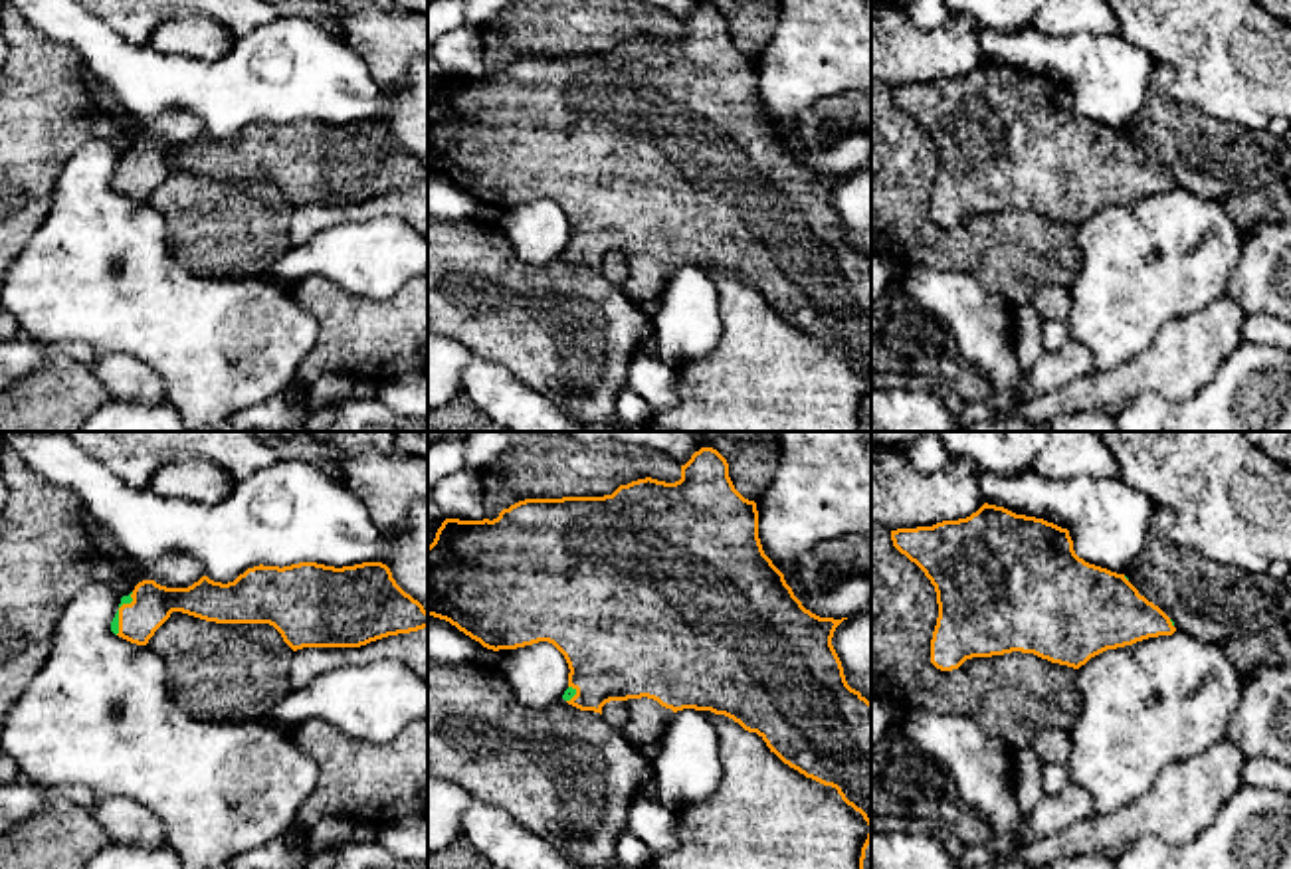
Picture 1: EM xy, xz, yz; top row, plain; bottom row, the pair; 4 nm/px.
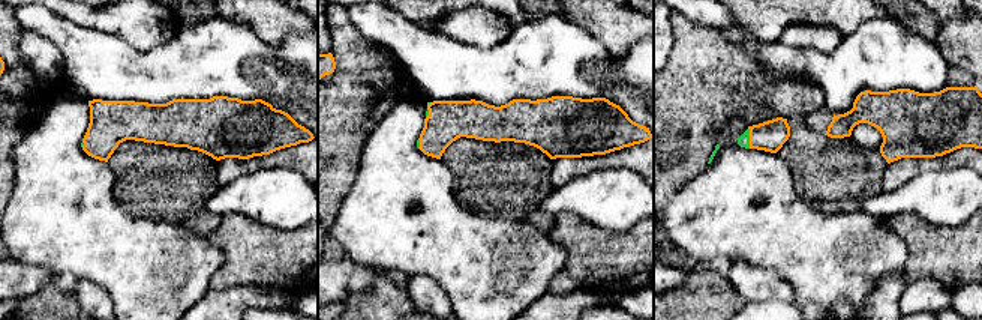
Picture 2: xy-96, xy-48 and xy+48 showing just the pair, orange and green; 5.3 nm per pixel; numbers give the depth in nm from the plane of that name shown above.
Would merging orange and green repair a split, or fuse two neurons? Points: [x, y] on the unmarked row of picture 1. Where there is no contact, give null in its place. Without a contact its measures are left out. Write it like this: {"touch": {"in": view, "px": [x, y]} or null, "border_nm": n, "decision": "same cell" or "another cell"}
{"touch": {"in": "xy", "px": [119, 169]}, "border_nm": 190, "decision": "same cell"}

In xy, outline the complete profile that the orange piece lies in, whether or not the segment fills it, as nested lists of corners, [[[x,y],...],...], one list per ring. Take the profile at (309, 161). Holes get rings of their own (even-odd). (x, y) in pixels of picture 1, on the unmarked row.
[[[299,119],[291,123],[253,123],[234,139],[222,141],[202,133],[188,145],[166,145],[143,137],[121,154],[111,188],[131,200],[147,202],[154,188],[182,168],[216,180],[269,180],[293,206],[303,204],[360,204],[370,198],[428,184],[428,168],[406,150],[382,119],[354,123],[325,123]]]

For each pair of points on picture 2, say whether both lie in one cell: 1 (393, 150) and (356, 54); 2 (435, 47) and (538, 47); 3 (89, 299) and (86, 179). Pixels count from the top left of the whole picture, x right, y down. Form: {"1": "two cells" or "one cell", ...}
{"1": "two cells", "2": "one cell", "3": "two cells"}

